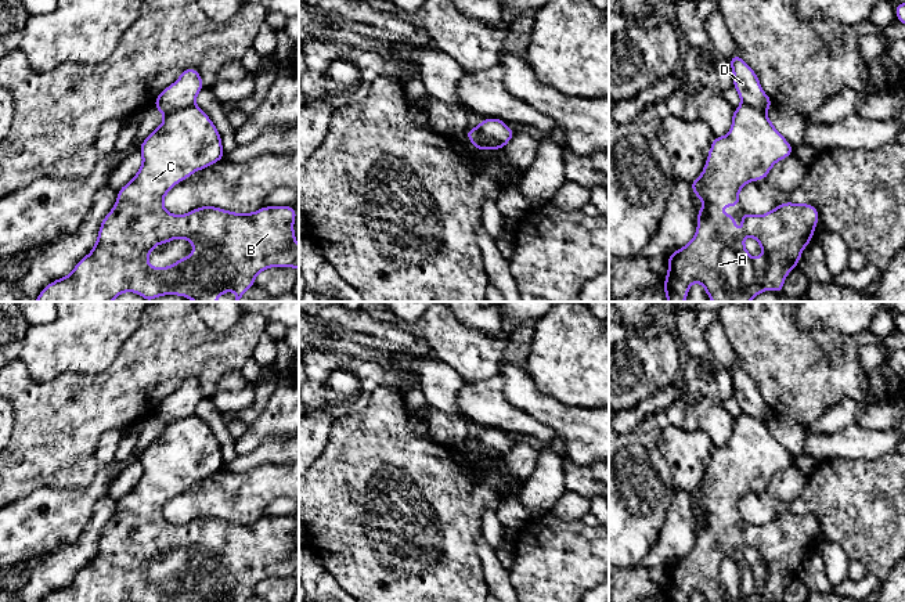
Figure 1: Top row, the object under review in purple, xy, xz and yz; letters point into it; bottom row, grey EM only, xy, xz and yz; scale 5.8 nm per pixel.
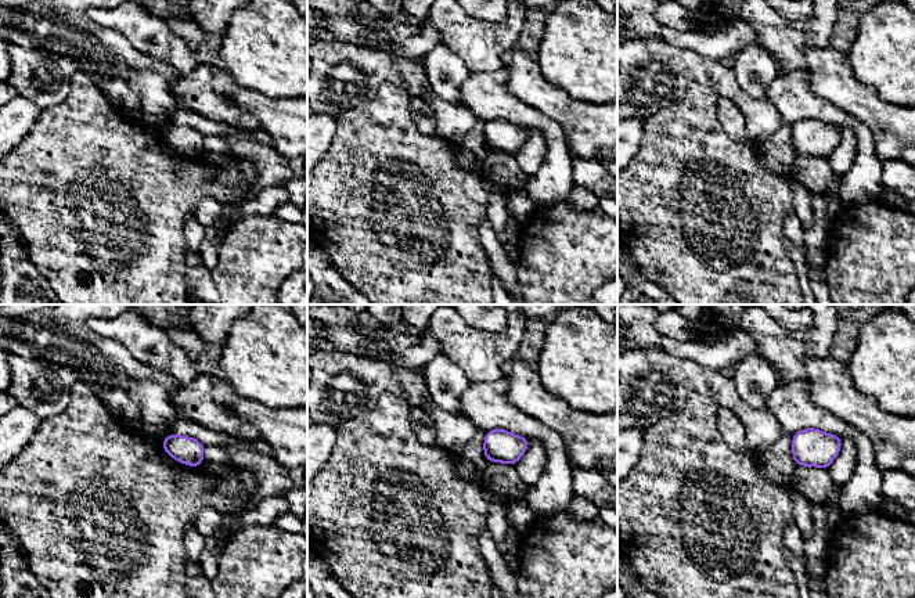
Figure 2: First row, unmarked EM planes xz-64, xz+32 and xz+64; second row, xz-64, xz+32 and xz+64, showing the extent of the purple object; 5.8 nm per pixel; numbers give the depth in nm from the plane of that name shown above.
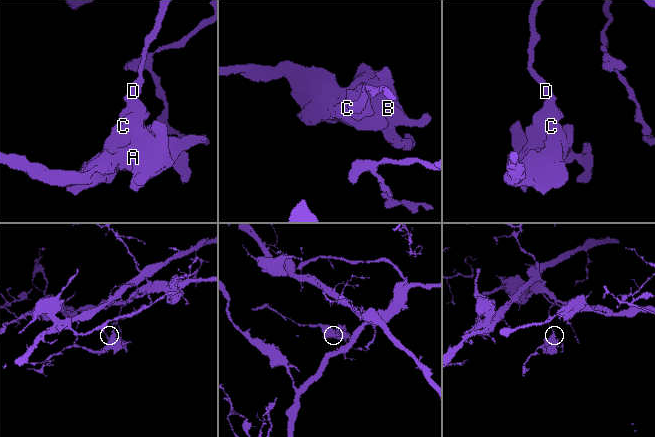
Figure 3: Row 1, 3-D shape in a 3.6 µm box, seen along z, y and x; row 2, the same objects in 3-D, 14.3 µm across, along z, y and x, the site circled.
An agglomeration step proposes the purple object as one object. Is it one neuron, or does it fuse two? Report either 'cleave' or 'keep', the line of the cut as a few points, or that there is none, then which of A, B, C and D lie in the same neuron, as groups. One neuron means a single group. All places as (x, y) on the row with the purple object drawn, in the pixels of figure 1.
cleave; cut xy (194, 104), (173, 110), (165, 115); groups A B C / D

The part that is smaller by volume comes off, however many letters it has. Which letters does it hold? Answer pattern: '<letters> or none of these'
A, B, C

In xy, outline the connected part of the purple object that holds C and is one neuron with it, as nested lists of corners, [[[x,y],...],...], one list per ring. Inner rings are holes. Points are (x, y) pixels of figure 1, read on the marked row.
[[[196,105],[173,111],[165,115],[162,125],[155,129],[140,145],[143,165],[126,185],[118,191],[112,210],[102,219],[93,250],[76,263],[73,271],[53,281],[42,289],[35,302],[112,302],[123,292],[140,293],[147,302],[163,296],[179,295],[194,302],[214,302],[220,293],[235,291],[235,302],[255,285],[256,275],[270,267],[293,267],[299,270],[299,245],[295,239],[295,206],[264,206],[253,213],[234,213],[214,206],[201,206],[185,215],[172,215],[163,208],[165,195],[192,173],[202,170],[226,155],[221,136],[210,118]],[[185,238],[194,246],[194,253],[167,267],[149,267],[148,255],[156,244]]]

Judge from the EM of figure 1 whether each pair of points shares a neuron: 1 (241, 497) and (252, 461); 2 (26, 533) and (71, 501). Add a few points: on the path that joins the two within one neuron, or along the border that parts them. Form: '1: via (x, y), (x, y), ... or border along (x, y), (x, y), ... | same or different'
1: border along (281, 464), (260, 464), (241, 472), (223, 469) | different
2: via (38, 525), (60, 512) | same

